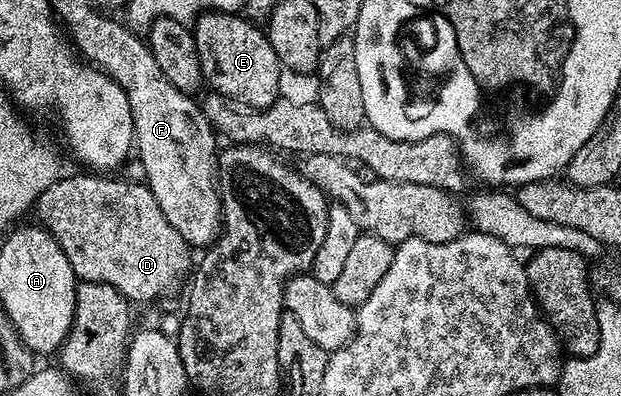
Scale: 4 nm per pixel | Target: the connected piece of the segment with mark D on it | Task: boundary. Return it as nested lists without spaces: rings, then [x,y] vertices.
[[[103,173],[83,174],[87,175],[64,174],[63,178],[57,180],[53,185],[49,185],[49,189],[45,189],[45,193],[41,193],[41,197],[33,208],[34,214],[39,214],[38,222],[59,240],[65,257],[69,257],[69,265],[73,265],[73,273],[76,278],[85,283],[113,285],[113,289],[117,289],[128,301],[135,305],[147,303],[150,299],[155,299],[158,295],[165,294],[187,270],[187,274],[192,270],[193,259],[191,263],[191,255],[193,255],[193,251],[192,248],[188,247],[185,237],[181,237],[181,233],[177,233],[177,229],[173,229],[173,225],[169,225],[169,221],[165,221],[165,213],[161,213],[161,205],[157,205],[157,197],[153,197],[153,193],[147,188],[146,182],[130,183],[127,179],[107,179],[111,177]]]

